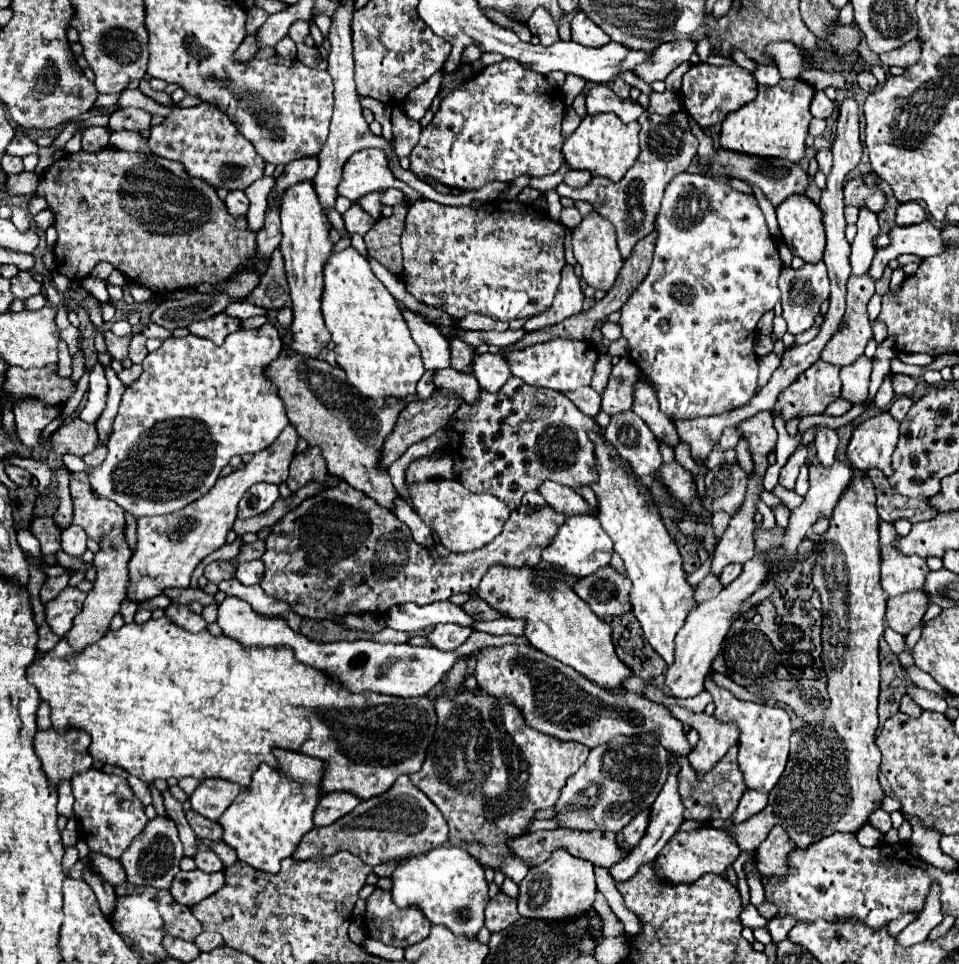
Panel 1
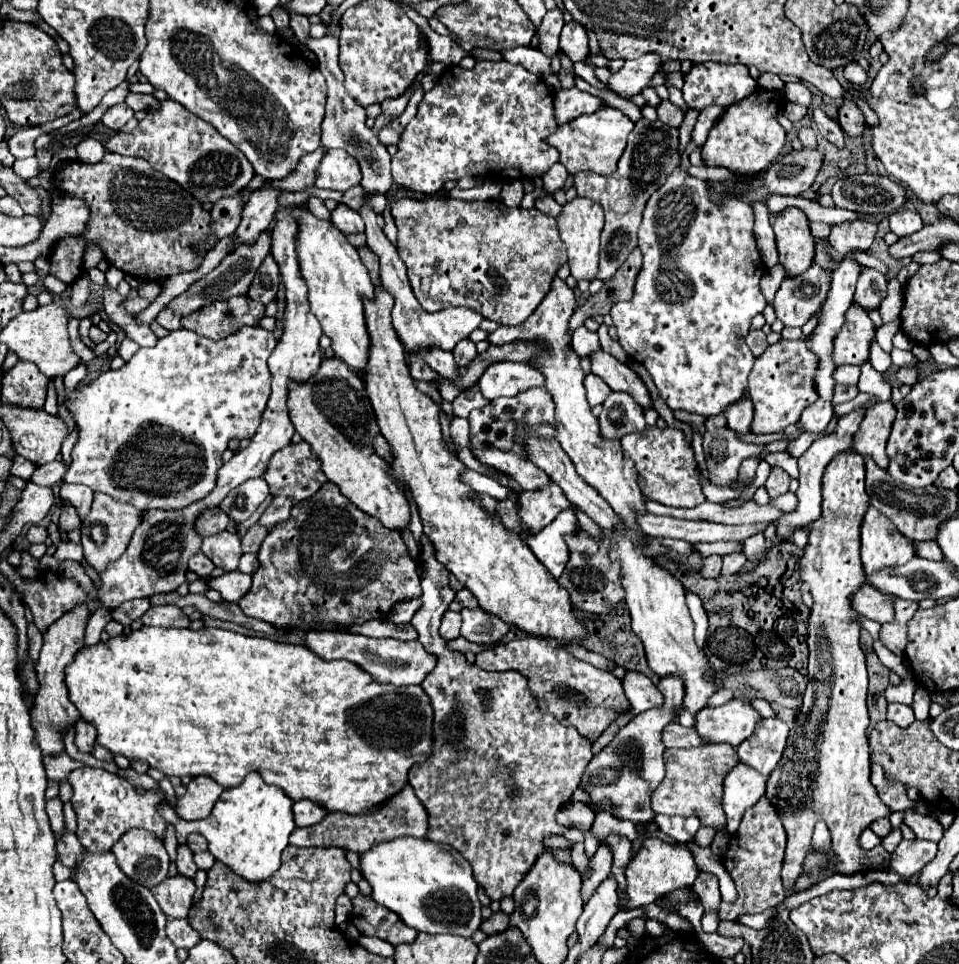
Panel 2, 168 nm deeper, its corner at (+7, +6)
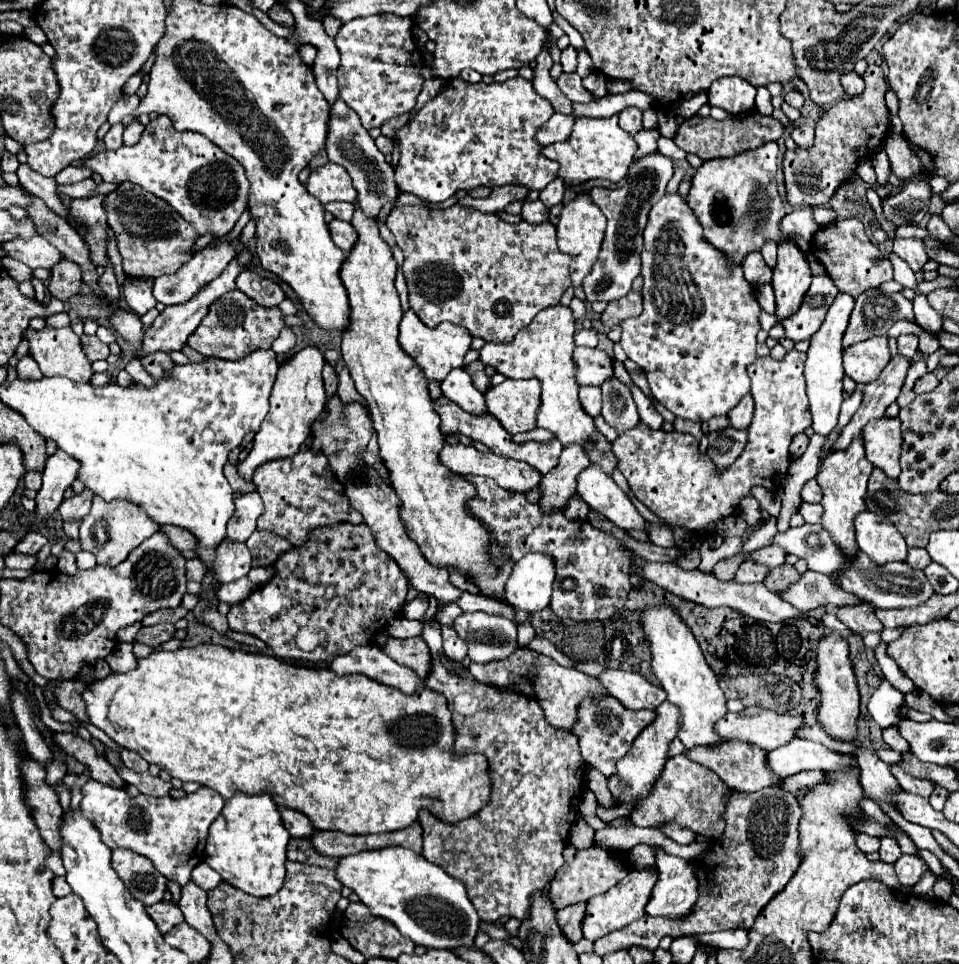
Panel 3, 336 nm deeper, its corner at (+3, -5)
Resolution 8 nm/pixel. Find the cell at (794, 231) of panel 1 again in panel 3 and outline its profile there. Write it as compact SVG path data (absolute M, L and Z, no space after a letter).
M782 240L778 244L778 264L774 266L774 278L772 278L778 320L798 310L810 282L812 282L812 272L806 254L792 240Z

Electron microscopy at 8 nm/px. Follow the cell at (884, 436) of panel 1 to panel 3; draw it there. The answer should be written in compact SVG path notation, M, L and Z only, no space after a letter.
M880 418L866 424L862 430L866 458L872 462L872 466L880 468L886 476L896 478L900 474L900 420L898 418Z

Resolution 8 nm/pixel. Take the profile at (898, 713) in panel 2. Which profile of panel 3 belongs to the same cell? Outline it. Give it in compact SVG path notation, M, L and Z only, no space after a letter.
M888 726L884 728L884 742L896 750L896 752L906 752L910 750L910 744L906 744L906 740L902 740L902 734L898 732L898 726Z

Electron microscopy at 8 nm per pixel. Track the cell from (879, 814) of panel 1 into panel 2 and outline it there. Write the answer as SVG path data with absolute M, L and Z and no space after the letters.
M884 817L884 819L876 819L876 821L870 825L870 829L872 829L880 839L884 839L884 837L892 831L892 825L890 825L890 819Z

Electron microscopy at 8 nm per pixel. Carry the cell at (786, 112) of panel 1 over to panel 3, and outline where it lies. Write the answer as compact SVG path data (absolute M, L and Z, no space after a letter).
M766 142L762 148L742 152L742 156L736 156L734 160L704 162L692 178L692 188L686 200L704 228L704 238L726 252L736 264L742 264L746 254L760 250L766 240L780 242L792 238L804 252L810 250L808 240L800 236L786 236L778 230L778 222L784 218L786 210L776 190L776 158L778 144Z

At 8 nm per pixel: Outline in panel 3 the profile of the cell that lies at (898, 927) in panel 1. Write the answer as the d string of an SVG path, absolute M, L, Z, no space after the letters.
M914 854L900 856L898 862L894 864L894 868L896 868L898 880L902 884L916 884L922 878L922 874L926 874L930 870L928 864L920 856L914 856Z

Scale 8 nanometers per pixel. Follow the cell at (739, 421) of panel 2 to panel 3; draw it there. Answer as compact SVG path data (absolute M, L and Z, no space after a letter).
M746 394L740 400L740 404L728 414L728 420L734 428L748 428L752 422L752 416L754 416L754 400L750 394Z

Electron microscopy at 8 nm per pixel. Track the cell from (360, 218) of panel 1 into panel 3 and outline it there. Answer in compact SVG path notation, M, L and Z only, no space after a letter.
M334 218L334 220L328 224L328 228L330 228L330 234L332 234L334 244L336 244L340 250L350 252L350 250L354 248L358 236L356 236L356 230L354 230L354 226L352 226L350 222L344 222L344 220Z

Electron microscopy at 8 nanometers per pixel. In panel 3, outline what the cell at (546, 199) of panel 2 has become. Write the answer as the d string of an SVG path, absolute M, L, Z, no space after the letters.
M534 200L534 202L524 202L524 208L522 208L522 218L530 224L538 224L538 222L546 222L548 220L548 208L540 202L540 200Z

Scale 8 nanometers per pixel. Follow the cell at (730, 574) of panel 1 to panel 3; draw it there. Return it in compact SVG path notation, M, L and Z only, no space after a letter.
M742 562L734 580L738 580L738 582L762 582L768 572L770 570L766 566L760 566L756 562Z

